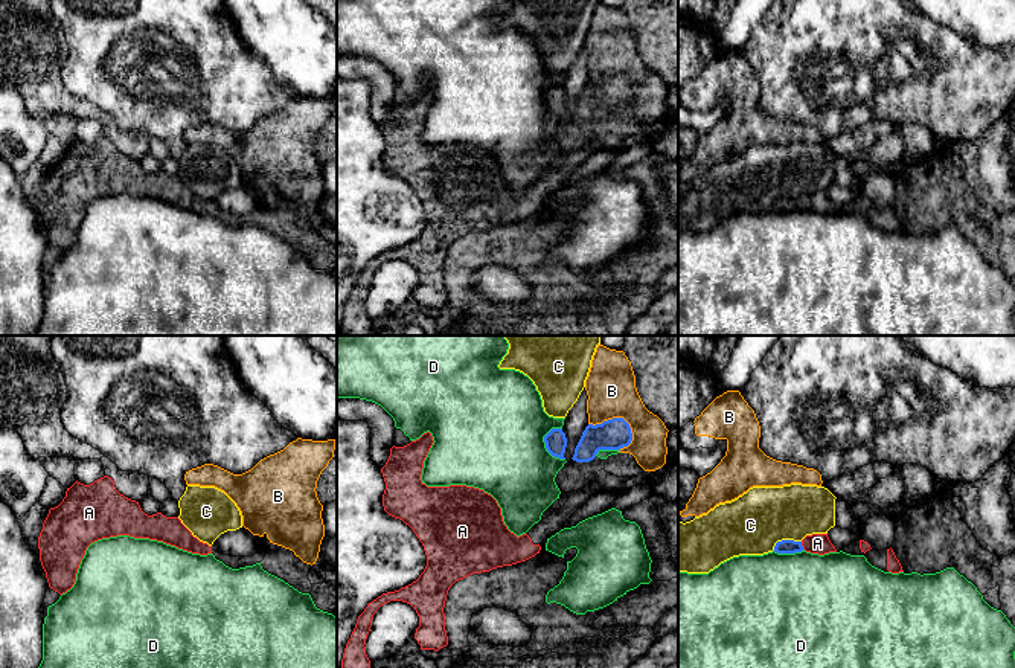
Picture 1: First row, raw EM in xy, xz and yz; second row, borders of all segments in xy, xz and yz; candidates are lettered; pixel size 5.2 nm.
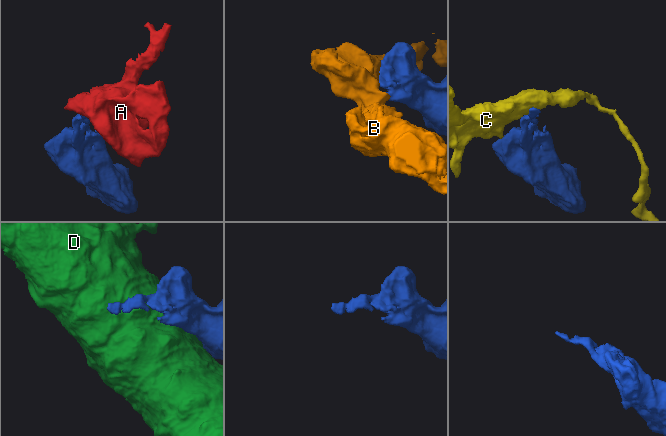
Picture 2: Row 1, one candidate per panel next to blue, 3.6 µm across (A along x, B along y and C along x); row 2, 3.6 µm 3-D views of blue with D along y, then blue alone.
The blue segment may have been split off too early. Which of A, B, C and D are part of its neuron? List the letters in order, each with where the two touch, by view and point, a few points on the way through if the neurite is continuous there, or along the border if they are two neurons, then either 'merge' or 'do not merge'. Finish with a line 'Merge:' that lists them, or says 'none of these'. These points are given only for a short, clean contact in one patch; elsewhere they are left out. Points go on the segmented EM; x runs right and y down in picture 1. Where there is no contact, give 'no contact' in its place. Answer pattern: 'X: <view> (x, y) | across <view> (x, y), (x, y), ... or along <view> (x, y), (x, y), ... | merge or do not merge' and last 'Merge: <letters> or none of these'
A: yz (802, 546) | across yz (785, 546), (802, 546), (817, 543) | merge
B: xz (616, 418) | do not merge
C: yz (785, 540) | along yz (800, 540), (779, 540), (773, 549) | do not merge
D: xz (546, 447) | do not merge
Merge: A

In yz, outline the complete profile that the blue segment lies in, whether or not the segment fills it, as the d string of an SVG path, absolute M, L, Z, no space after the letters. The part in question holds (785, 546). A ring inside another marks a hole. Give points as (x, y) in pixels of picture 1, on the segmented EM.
M828 534L806 535L802 541L782 540L782 541L777 541L774 546L774 552L777 554L796 554L802 551L818 554L818 555L837 552Z

